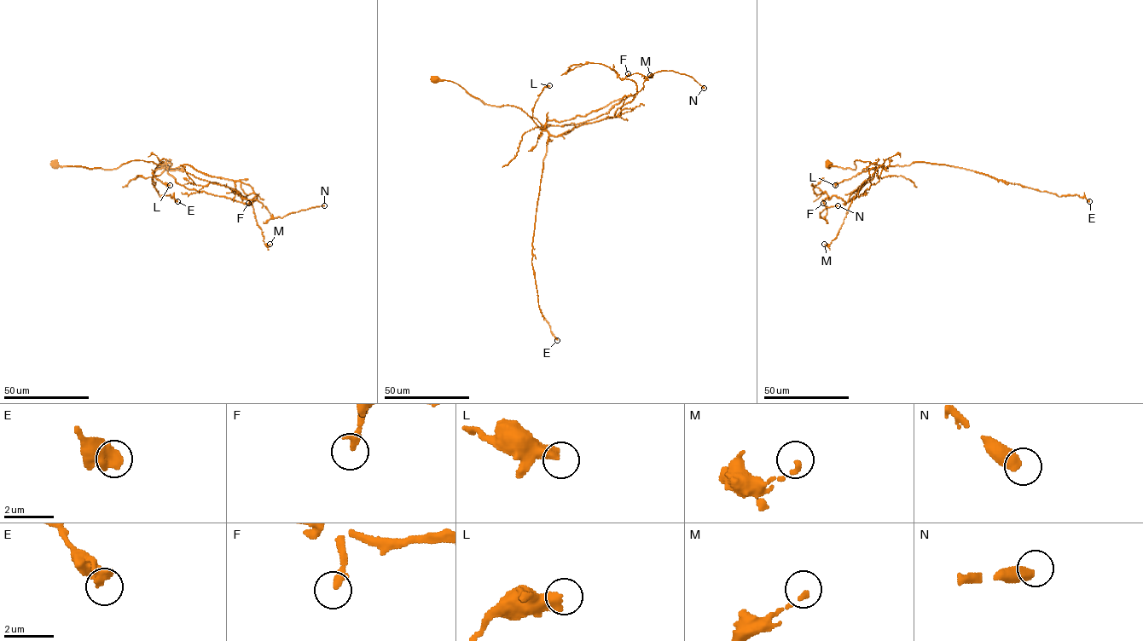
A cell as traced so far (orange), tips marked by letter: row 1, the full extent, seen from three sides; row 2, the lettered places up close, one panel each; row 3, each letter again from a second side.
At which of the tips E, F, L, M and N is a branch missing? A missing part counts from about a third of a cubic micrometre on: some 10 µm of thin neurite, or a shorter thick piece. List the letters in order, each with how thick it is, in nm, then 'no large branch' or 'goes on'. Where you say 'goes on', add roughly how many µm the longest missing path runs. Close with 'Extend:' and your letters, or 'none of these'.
E: 600 nm thick; no large branch
F: 280 nm thick; goes on; about 30 µm are missing
L: 440 nm thick; no large branch
M: 180 nm thick; no large branch
N: 500 nm thick; goes on; about 130 µm are missing
Extend: F, N

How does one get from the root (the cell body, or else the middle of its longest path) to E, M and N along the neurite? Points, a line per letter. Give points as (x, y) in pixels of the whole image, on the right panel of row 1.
E: (829, 164), (853, 170), (855, 160), (883, 168), (916, 162), (945, 164), (1058, 196), (1077, 194), (1089, 201)
M: (829, 164), (855, 170), (855, 162), (860, 160), (885, 169), (880, 165), (864, 183), (838, 235), (824, 244)
N: (829, 164), (879, 166), (848, 202), (822, 199), (827, 212), (820, 217), (838, 205)

